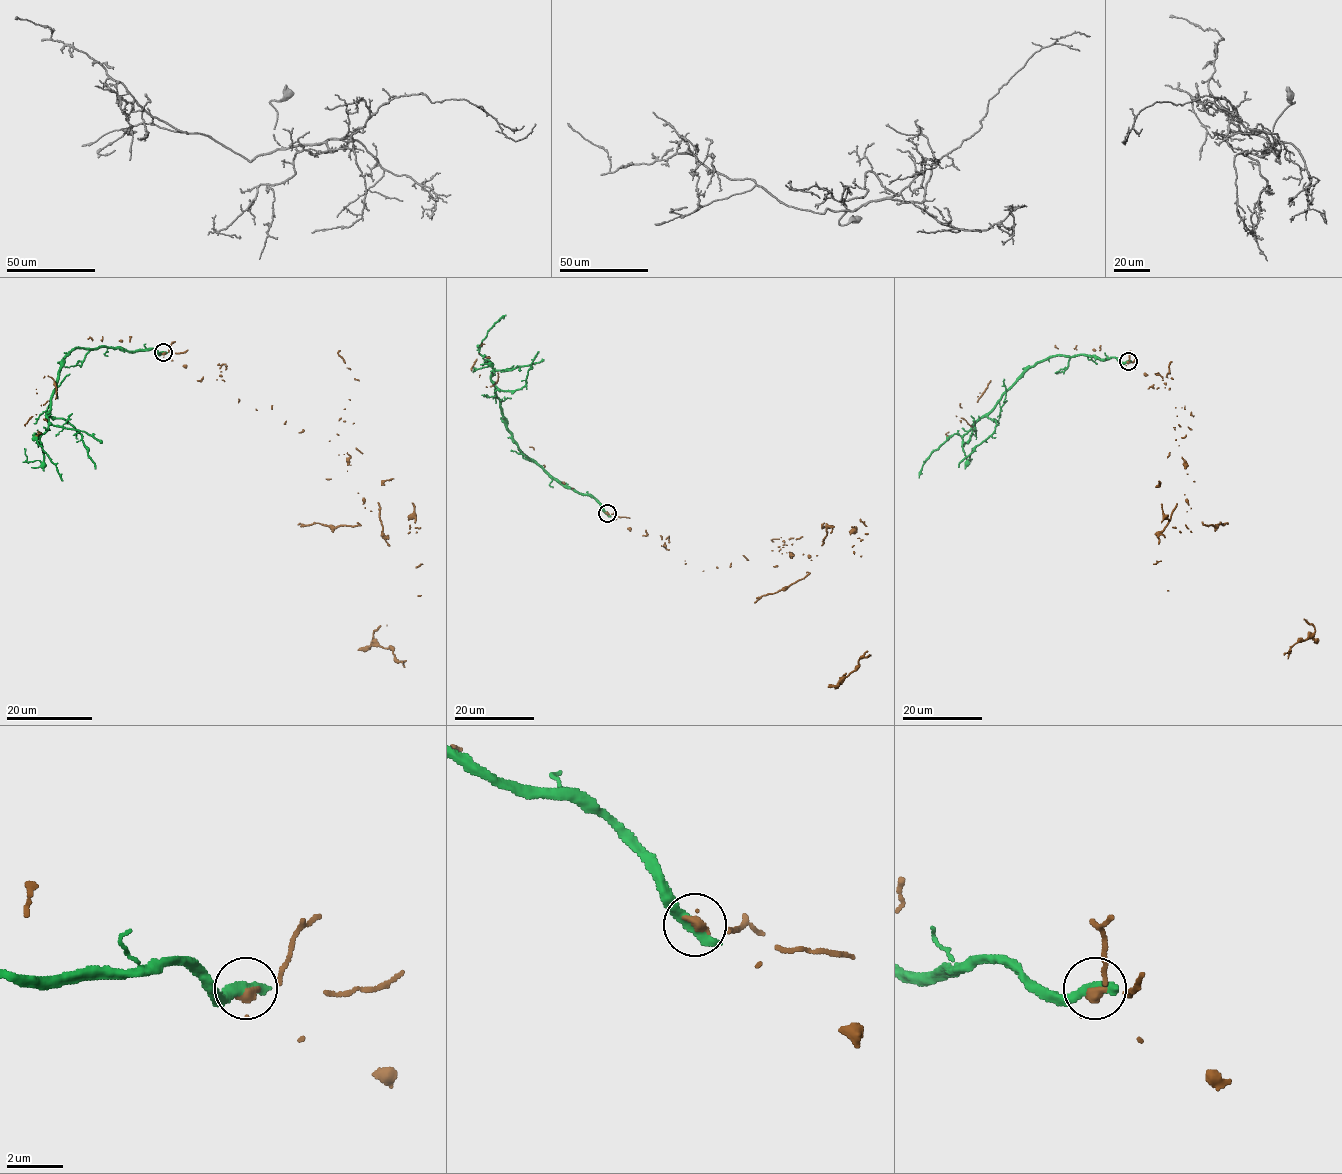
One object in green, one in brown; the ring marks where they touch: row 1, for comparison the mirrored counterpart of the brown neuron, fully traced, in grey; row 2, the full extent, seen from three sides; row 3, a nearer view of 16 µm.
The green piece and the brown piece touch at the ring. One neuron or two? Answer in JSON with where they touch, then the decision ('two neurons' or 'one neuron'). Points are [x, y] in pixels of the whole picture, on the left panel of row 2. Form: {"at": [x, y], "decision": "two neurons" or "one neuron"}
{"at": [163, 352], "decision": "two neurons"}

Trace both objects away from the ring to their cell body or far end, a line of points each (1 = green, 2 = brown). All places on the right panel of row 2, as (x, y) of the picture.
1: (1128, 361), (1050, 356), (1029, 368), (961, 437), (953, 434), (933, 451), (919, 477)
2: (1128, 361), (1194, 415), (1179, 446), (1184, 467), (1314, 631), (1284, 653), (1160, 561), (1153, 564)

